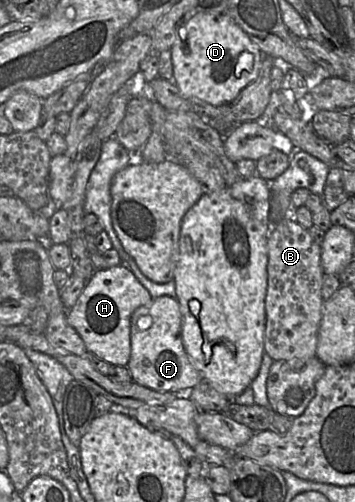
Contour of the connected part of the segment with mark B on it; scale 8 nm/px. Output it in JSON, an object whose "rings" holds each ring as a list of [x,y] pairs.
{"rings":[[[288,216],[277,225],[272,226],[268,236],[267,247],[268,278],[265,298],[264,353],[274,361],[315,357],[324,302],[321,294],[324,276],[321,266],[321,245],[315,242],[308,229],[302,227],[292,216]]]}

